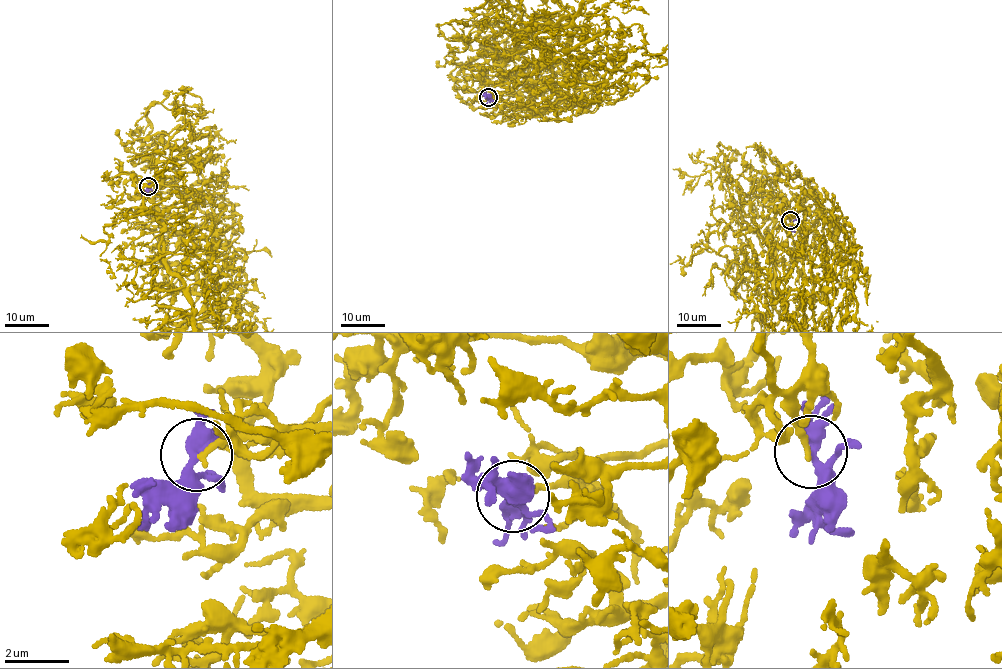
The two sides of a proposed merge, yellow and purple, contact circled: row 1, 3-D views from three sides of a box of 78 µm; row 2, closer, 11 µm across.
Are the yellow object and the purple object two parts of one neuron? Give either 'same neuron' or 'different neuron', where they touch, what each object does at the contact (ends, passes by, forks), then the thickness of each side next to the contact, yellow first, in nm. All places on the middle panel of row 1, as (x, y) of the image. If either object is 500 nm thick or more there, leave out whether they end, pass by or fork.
same neuron; at (488, 97); yellow ends there; purple forks there; 190 nm thick on the yellow side, 300 nm on the other

